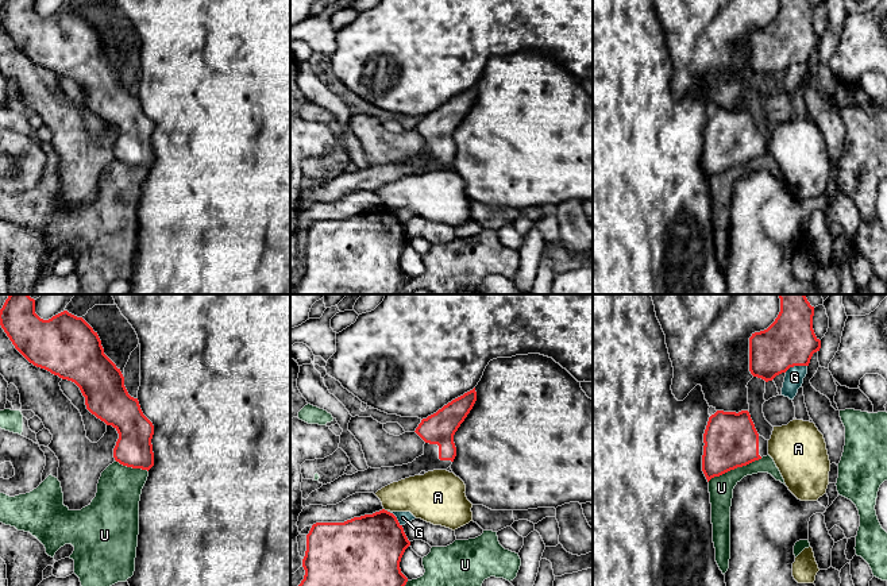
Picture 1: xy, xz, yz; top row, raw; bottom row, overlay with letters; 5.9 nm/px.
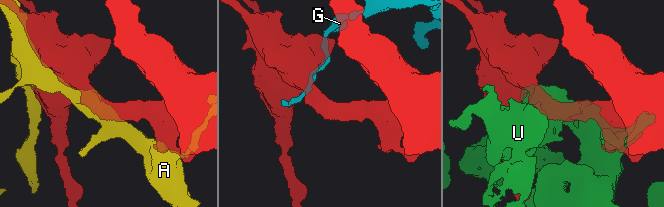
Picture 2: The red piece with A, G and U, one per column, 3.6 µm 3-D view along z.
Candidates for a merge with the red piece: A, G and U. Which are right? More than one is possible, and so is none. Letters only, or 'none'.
none

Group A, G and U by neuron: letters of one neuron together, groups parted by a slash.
A / G / U

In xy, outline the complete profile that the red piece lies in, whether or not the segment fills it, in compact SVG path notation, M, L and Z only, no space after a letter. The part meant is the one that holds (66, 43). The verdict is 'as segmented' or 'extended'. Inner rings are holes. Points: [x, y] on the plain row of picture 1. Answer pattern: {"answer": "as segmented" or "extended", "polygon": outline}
{"answer": "as segmented", "polygon": "M4 0L0 23L30 61L74 80L85 95L86 107L117 128L119 136L113 146L116 159L147 169L154 163L154 123L143 112L138 96L128 92L120 66L104 51L97 30L82 15L63 8L43 18L35 11L35 0Z"}

